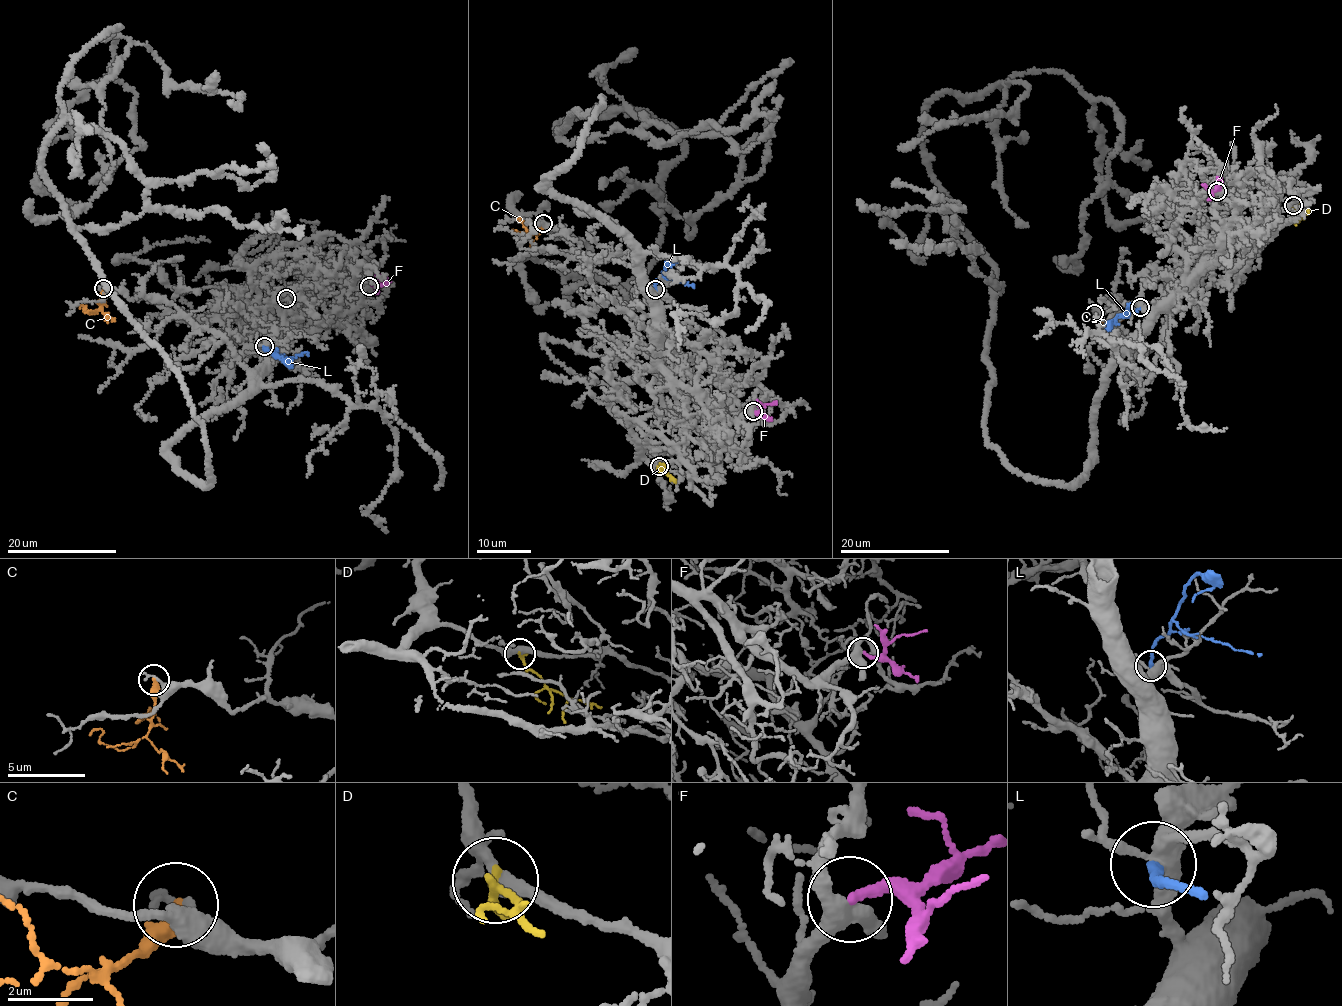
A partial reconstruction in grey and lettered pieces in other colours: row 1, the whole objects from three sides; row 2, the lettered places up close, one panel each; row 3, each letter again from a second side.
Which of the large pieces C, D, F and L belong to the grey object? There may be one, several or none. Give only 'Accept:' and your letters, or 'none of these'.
Accept: F

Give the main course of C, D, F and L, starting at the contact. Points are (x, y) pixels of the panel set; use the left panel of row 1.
C: (103, 289), (103, 297), (95, 313), (89, 313), (82, 306), (80, 309)
D: (285, 298), (296, 310), (315, 317)
F: (368, 286), (380, 287), (389, 280)
L: (264, 346), (284, 358), (308, 354)

